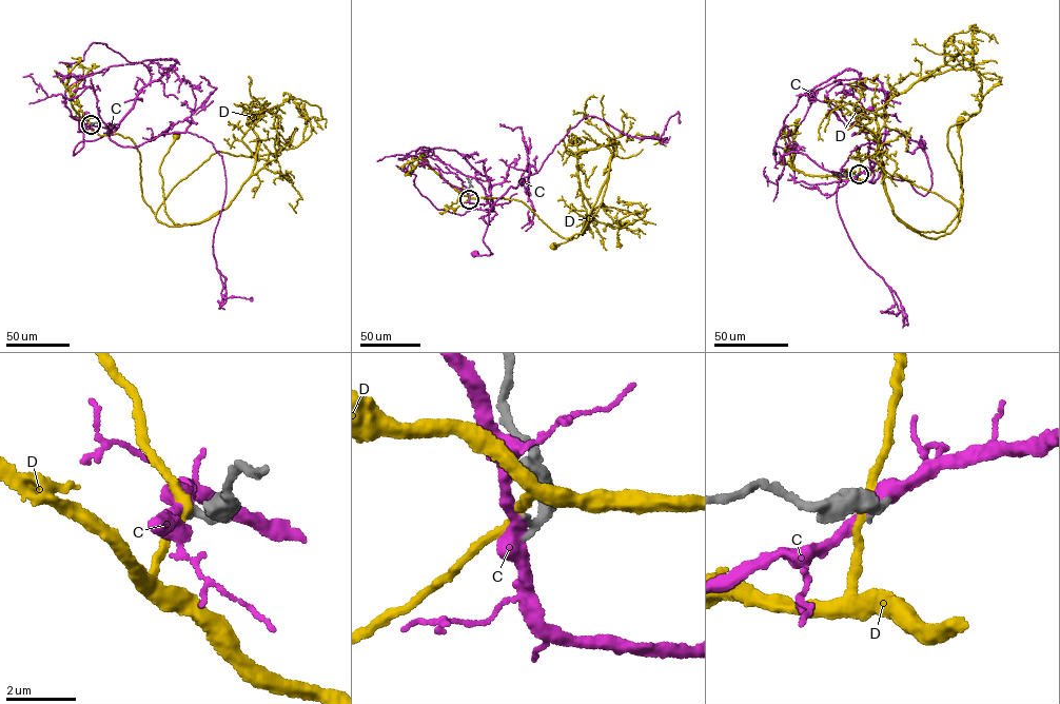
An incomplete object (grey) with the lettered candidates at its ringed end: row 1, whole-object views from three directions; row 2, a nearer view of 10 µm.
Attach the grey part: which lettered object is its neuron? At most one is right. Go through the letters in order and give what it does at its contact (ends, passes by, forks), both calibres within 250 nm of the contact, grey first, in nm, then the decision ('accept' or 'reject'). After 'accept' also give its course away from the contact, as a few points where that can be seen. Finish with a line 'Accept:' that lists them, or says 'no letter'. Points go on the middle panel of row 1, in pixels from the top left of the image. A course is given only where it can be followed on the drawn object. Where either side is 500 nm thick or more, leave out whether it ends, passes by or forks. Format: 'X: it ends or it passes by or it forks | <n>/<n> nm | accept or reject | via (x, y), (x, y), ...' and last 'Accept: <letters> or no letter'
C: it passes by | 320/400 nm | reject
D: it passes by | 240/220 nm | reject
Accept: no letter

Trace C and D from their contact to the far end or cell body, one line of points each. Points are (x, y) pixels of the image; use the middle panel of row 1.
C: (469, 199), (470, 202), (488, 203), (493, 208), (489, 211), (483, 241), (492, 253), (478, 255), (474, 253)
D: (469, 198), (519, 200), (551, 230), (567, 238), (585, 228), (609, 168), (601, 204), (586, 229), (552, 246)

